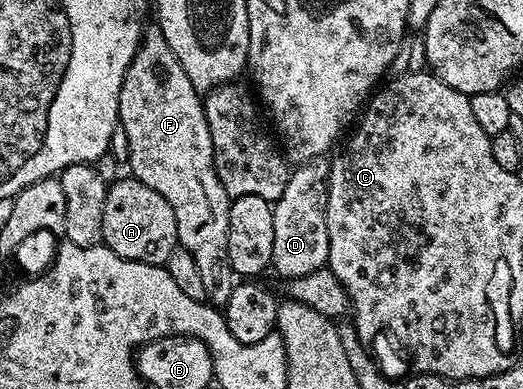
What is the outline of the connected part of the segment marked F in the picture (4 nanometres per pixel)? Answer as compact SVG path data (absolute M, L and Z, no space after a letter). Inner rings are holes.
M157 24L148 25L125 72L119 97L119 125L125 128L125 136L129 136L127 162L134 178L141 180L141 184L149 184L153 192L169 200L169 208L173 208L173 220L177 220L178 245L189 252L189 256L193 256L193 264L197 264L197 273L205 283L210 305L222 308L227 305L229 296L233 296L233 288L237 285L237 275L231 267L227 251L232 198L225 192L215 171L213 136L209 132L203 103L200 91L189 80L185 68L181 68L181 60L177 60L177 52L169 48L169 40L165 40L161 28Z

